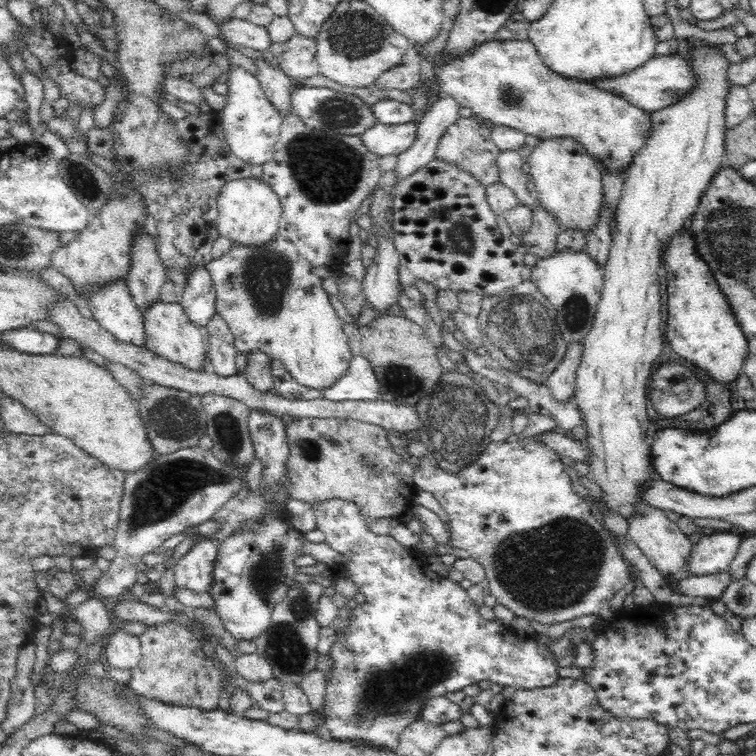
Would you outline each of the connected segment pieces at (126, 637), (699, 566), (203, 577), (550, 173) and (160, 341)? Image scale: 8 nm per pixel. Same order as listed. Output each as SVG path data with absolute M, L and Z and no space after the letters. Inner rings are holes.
M123 628L117 630L104 643L102 658L107 668L131 671L142 660L141 642Z
M728 528L726 530L730 532L709 532L692 546L690 560L686 564L688 576L706 576L729 570L729 564L743 539L736 531Z
M204 538L199 544L195 544L177 563L174 564L171 570L170 578L173 579L174 585L177 588L185 588L196 594L208 592L212 586L212 570L214 568L214 560L218 554L218 543L212 539Z
M573 138L540 140L529 155L528 175L535 184L535 198L557 218L563 237L568 233L590 232L600 220L600 208L605 203L602 190L602 171L594 158Z
M158 300L158 302L150 304L150 308L143 315L146 333L144 346L148 350L159 354L170 362L182 365L188 370L204 371L204 360L209 358L207 355L208 335L204 328L200 328L189 321L180 303L170 304Z

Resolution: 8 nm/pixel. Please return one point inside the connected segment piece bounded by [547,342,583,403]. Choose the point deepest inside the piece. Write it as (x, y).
(561, 382)

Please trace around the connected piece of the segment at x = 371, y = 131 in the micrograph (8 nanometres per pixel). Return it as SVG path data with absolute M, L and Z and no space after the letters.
M417 122L406 124L376 123L361 134L363 145L372 154L392 156L402 154L416 140Z

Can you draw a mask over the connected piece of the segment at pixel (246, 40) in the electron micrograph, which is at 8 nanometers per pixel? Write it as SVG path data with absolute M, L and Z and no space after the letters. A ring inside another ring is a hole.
M229 18L226 24L219 26L219 30L223 38L227 38L234 45L257 51L268 51L273 46L268 29L248 22L248 19Z

